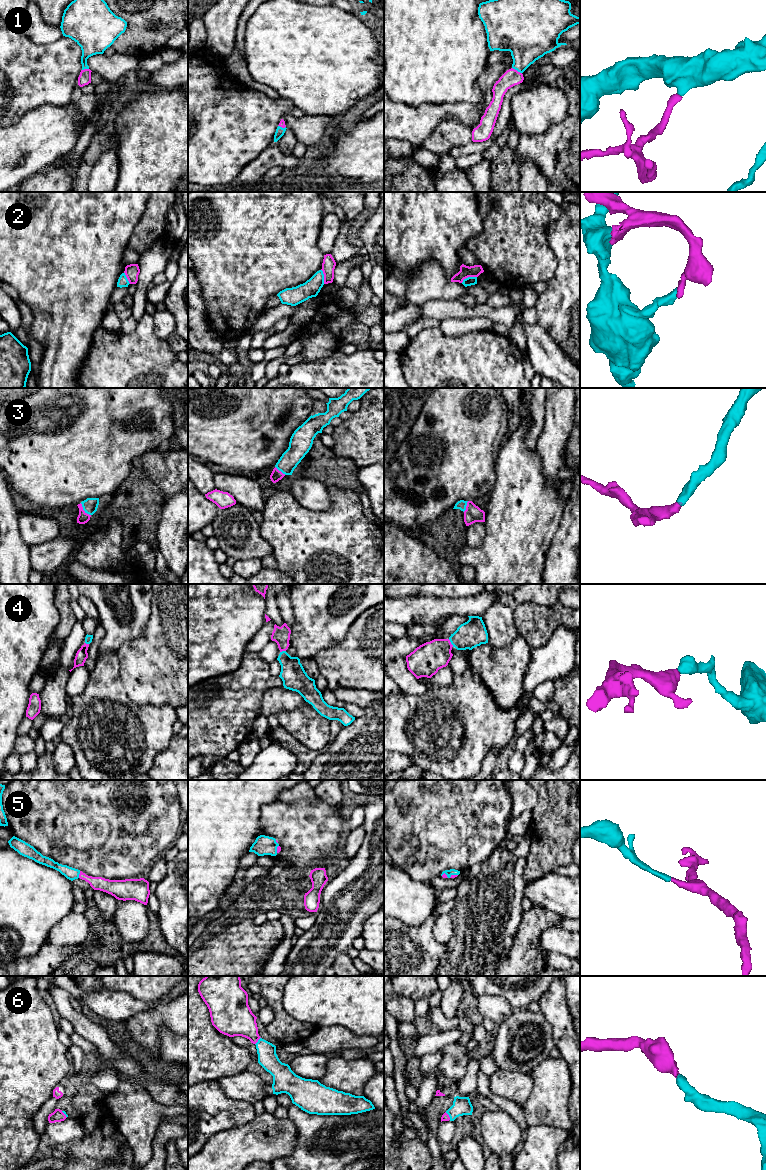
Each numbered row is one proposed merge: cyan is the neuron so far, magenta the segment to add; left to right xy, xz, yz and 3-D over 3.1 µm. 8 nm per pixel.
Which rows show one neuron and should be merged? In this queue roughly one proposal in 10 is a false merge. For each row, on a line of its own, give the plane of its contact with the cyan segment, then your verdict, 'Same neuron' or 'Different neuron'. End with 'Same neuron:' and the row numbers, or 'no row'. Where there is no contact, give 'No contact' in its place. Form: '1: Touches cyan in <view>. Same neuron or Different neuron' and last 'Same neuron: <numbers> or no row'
1: Touches cyan in yz. Same neuron
2: Touches cyan in yz. Different neuron
3: Touches cyan in xy. Same neuron
4: Touches cyan in yz. Same neuron
5: Touches cyan in xy. Same neuron
6: Touches cyan in xz. Same neuron
Same neuron: 1, 3, 4, 5, 6

